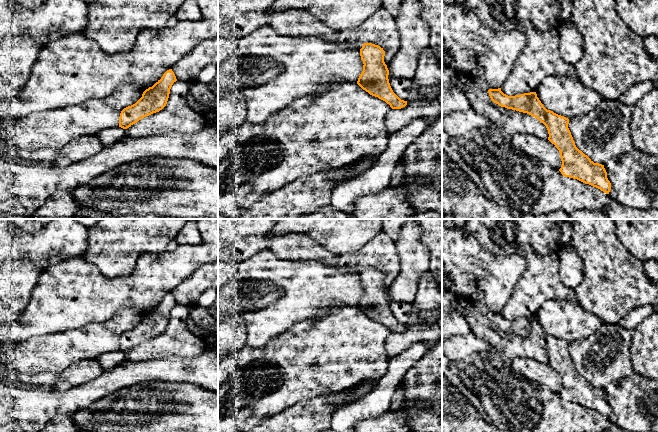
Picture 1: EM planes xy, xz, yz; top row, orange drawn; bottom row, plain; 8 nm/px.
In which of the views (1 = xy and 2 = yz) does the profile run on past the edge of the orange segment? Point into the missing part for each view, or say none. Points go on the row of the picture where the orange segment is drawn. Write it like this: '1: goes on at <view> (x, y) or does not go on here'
1: does not go on here
2: does not go on here

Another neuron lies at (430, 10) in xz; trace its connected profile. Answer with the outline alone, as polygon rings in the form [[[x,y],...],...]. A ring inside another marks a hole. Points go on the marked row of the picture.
[[[418,0],[420,16],[430,28],[429,48],[442,65],[442,0]]]

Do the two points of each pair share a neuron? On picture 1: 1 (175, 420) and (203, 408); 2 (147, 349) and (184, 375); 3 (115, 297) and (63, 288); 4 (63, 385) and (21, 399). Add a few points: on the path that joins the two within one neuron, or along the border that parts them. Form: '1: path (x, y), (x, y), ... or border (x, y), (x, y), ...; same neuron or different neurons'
1: path (182, 416), (196, 415); same neuron
2: border (183, 356), (162, 356), (137, 362); different neurons
3: path (102, 297), (89, 297), (76, 293); same neuron
4: border (77, 386), (63, 391), (53, 391); different neurons

